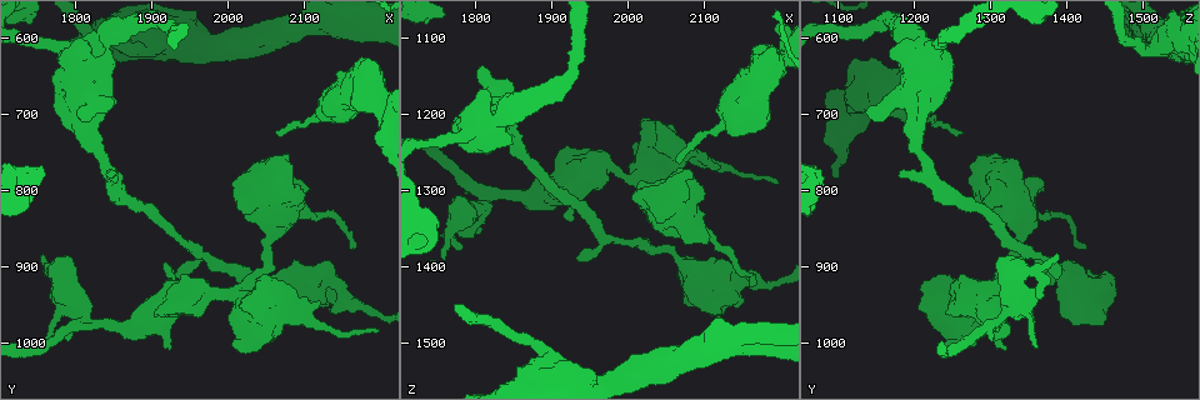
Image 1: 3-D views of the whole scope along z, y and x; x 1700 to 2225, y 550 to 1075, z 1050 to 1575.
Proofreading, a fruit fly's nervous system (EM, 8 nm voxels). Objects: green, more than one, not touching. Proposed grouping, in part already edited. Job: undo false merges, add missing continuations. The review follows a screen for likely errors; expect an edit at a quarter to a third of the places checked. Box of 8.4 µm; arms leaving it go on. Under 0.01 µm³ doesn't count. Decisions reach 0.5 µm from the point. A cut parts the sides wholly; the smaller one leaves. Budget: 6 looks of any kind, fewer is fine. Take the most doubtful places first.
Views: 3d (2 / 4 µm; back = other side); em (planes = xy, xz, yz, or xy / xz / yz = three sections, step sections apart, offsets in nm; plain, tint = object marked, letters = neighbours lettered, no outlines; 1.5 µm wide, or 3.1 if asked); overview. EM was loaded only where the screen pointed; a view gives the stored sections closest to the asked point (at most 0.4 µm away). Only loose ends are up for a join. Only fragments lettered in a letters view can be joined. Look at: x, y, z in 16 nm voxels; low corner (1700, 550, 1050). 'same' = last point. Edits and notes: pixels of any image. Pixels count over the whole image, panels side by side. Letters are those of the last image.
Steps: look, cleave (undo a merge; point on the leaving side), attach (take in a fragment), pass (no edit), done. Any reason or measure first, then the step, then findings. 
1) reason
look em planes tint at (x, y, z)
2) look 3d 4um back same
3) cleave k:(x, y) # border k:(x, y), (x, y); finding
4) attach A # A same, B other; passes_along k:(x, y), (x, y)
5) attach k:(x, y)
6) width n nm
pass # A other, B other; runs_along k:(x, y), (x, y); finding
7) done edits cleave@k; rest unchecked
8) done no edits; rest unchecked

tapers out
look 3d 2um at (2070, 725, 1260)

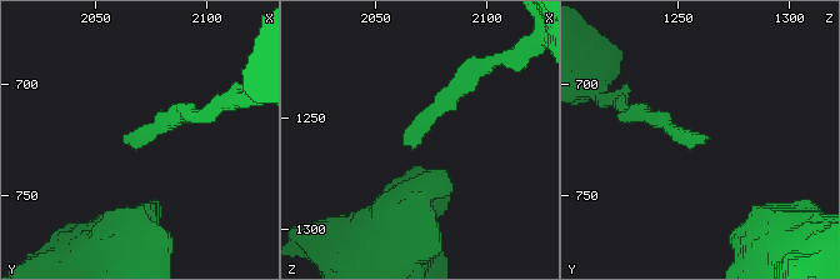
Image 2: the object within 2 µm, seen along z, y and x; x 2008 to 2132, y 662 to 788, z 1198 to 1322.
look em planes letters at (2065, 726, 1262)

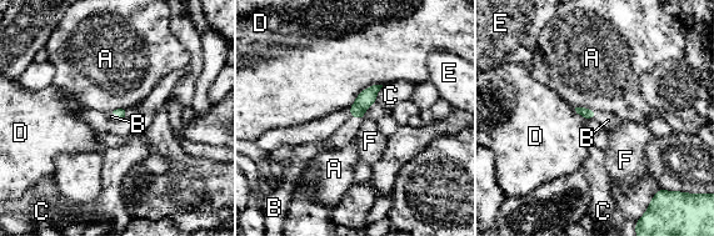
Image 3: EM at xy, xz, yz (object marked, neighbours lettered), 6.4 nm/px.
attach B # A other, B same, C other, D other, E other, F other; passes_along 3:(367, 98), (356, 118), (346, 134); it goes on there

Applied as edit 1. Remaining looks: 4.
look overview

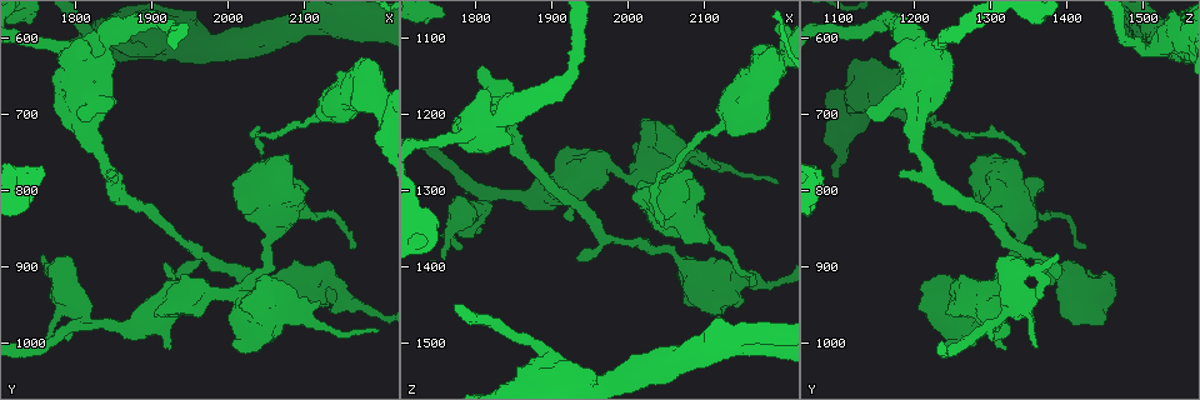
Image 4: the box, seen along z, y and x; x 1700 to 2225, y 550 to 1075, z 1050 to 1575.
tapers out
look em planes plain at (2160, 875, 1430)

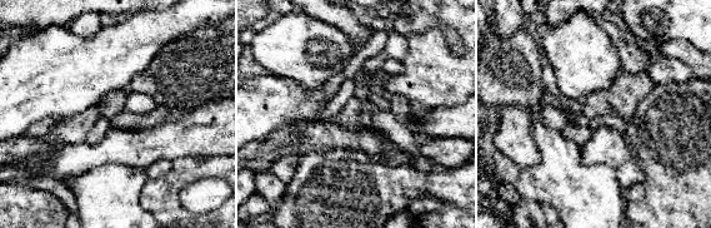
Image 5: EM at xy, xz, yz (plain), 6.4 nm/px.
what lies round it
look em planes letters same

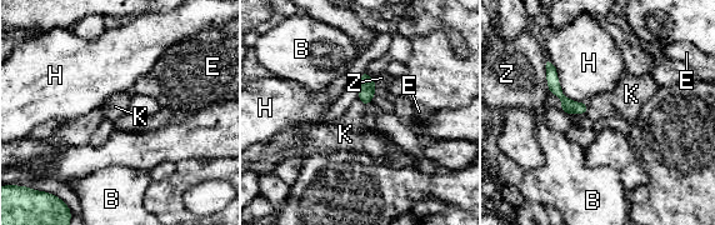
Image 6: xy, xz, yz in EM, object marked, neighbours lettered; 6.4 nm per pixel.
width 80 nm
pass # B other, E other, H other, K other, Z other; no lettered fragment goes on from it

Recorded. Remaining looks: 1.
done edits attach@3; rest unchecked

